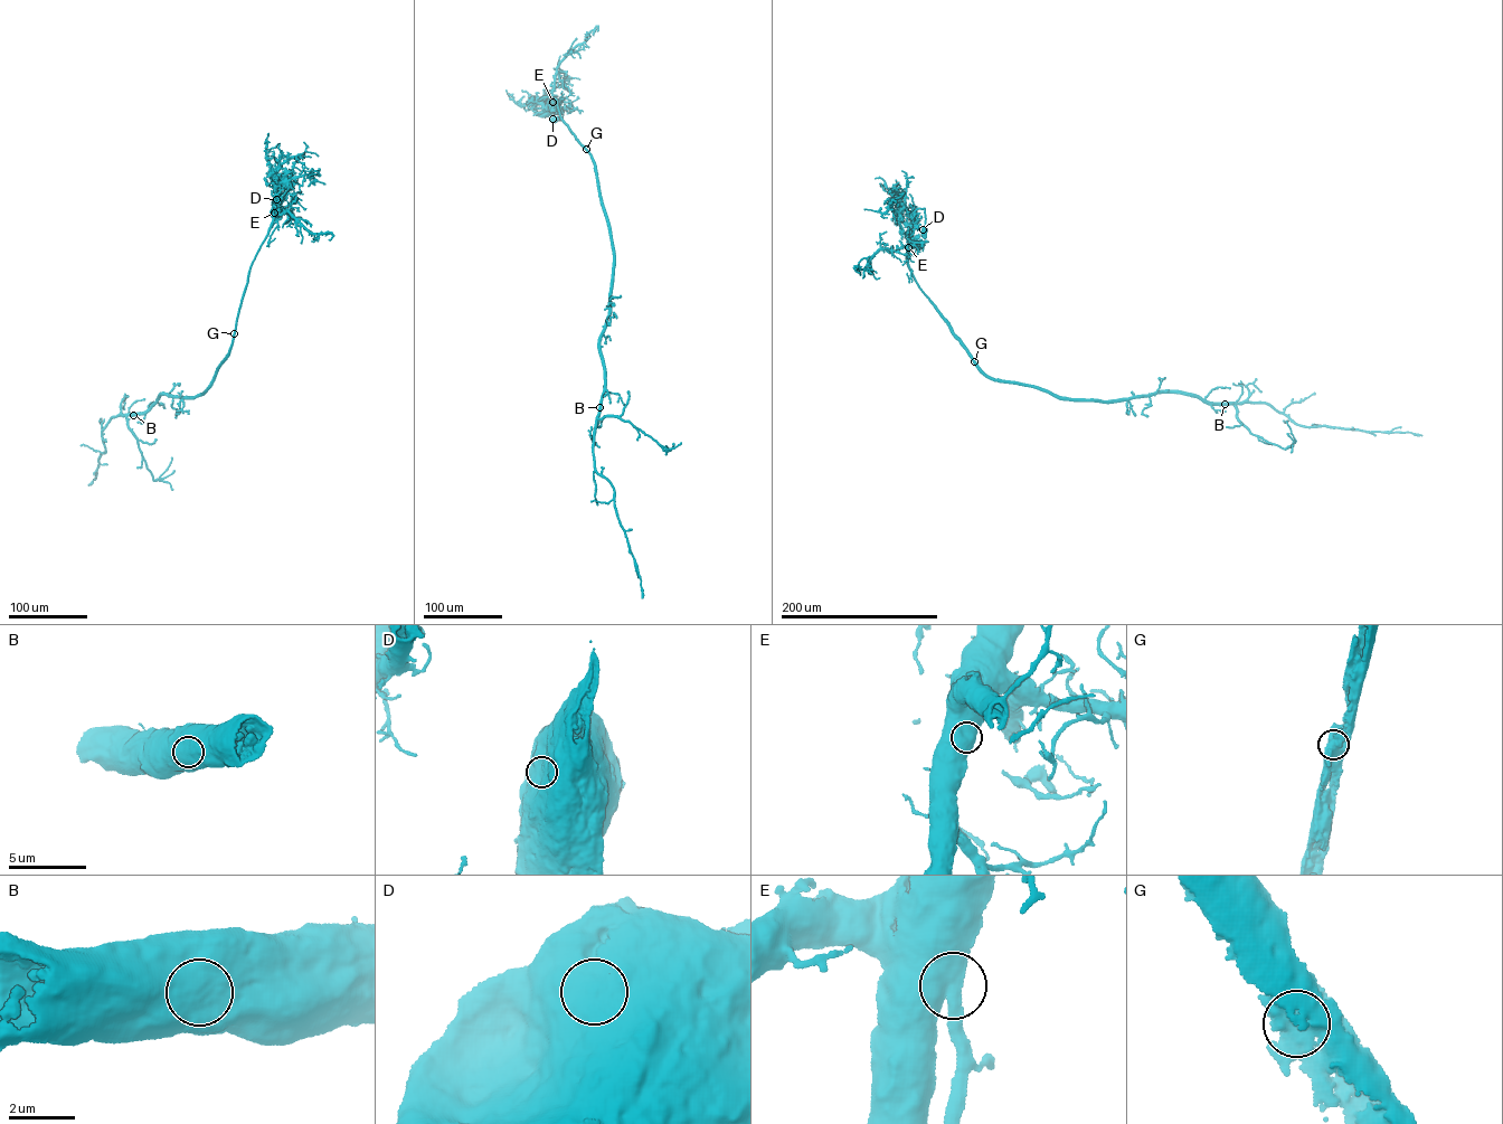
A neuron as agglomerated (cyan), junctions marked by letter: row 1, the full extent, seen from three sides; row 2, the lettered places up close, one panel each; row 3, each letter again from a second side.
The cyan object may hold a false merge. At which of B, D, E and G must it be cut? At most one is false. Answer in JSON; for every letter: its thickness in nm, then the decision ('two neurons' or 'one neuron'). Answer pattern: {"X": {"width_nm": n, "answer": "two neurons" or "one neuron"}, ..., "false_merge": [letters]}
{"B": {"width_nm": 950, "answer": "one neuron"}, "D": {"width_nm": 950, "answer": "one neuron"}, "E": {"width_nm": 600, "answer": "one neuron"}, "G": {"width_nm": 800, "answer": "one neuron"}, "false_merge": []}

